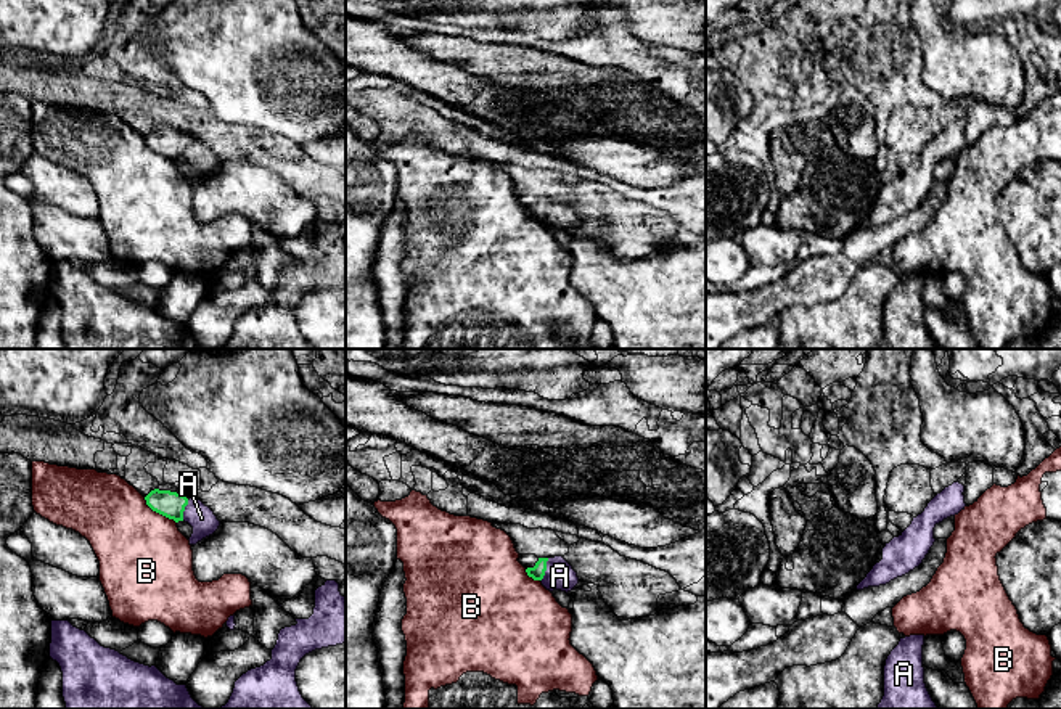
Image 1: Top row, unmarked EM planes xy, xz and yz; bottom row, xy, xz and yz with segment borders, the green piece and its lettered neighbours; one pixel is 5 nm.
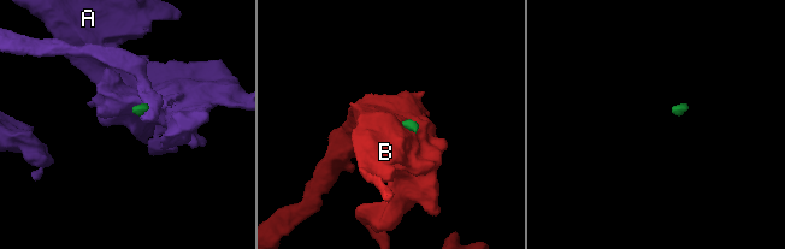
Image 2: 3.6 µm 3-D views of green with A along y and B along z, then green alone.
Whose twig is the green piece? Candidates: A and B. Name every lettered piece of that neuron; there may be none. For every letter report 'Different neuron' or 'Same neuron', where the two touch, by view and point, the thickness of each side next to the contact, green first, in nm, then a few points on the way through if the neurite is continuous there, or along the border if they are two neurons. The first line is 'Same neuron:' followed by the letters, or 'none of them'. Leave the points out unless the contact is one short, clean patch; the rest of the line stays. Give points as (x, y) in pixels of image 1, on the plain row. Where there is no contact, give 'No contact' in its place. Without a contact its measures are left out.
Same neuron: A
A: Same neuron. Touches green at xz (545, 209). Thickness 70 nm (green) against 140 nm. Path across: xz (537, 213), (545, 209), (560, 216)
B: Different neuron. Touches green at xy (158, 151). Thickness 130 nm (green) against 460 nm. Boundary: xy (143, 137), (153, 150), (176, 163)

